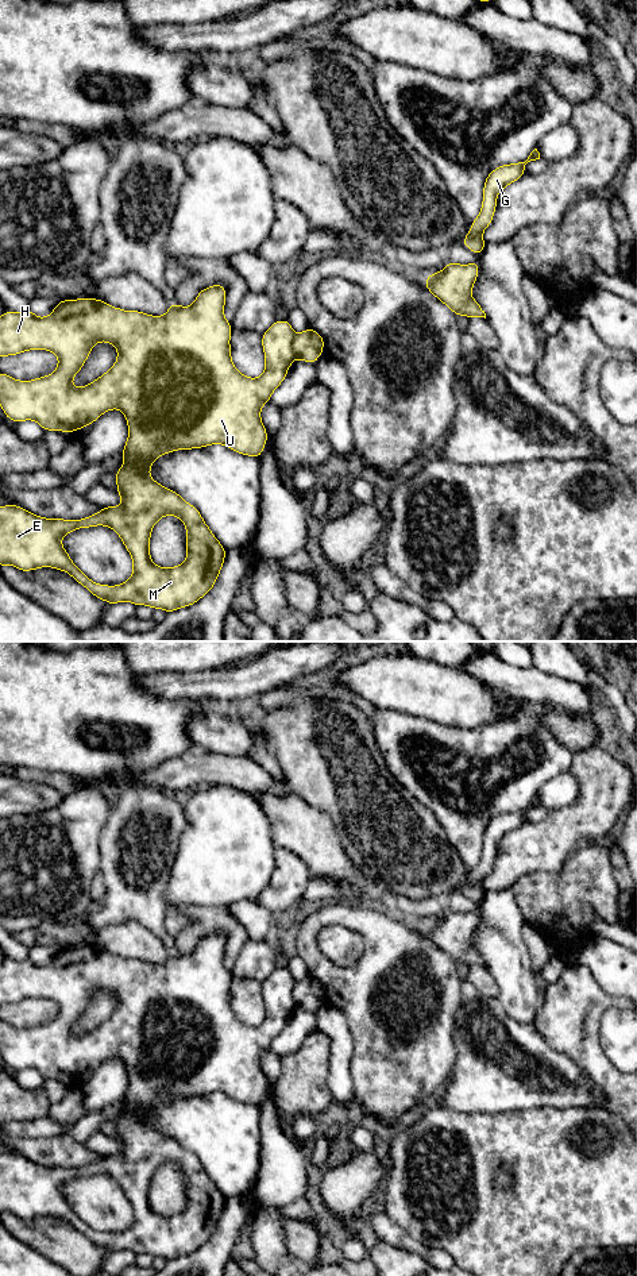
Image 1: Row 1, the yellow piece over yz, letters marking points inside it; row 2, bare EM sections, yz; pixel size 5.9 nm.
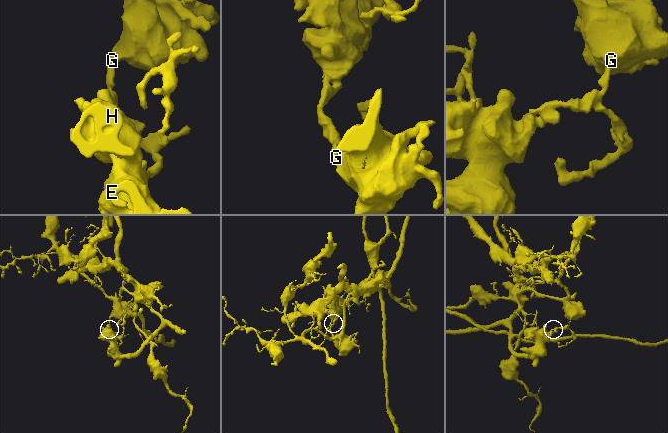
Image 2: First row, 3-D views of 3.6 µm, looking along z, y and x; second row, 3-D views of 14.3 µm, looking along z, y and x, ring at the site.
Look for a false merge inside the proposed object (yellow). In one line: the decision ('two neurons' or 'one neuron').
two neurons

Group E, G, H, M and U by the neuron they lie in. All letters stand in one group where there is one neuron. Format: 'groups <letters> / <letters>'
groups E H M U / G

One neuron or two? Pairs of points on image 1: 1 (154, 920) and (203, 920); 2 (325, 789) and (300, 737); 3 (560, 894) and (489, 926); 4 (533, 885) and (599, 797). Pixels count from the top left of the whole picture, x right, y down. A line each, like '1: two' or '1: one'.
1: two
2: one
3: two
4: two

